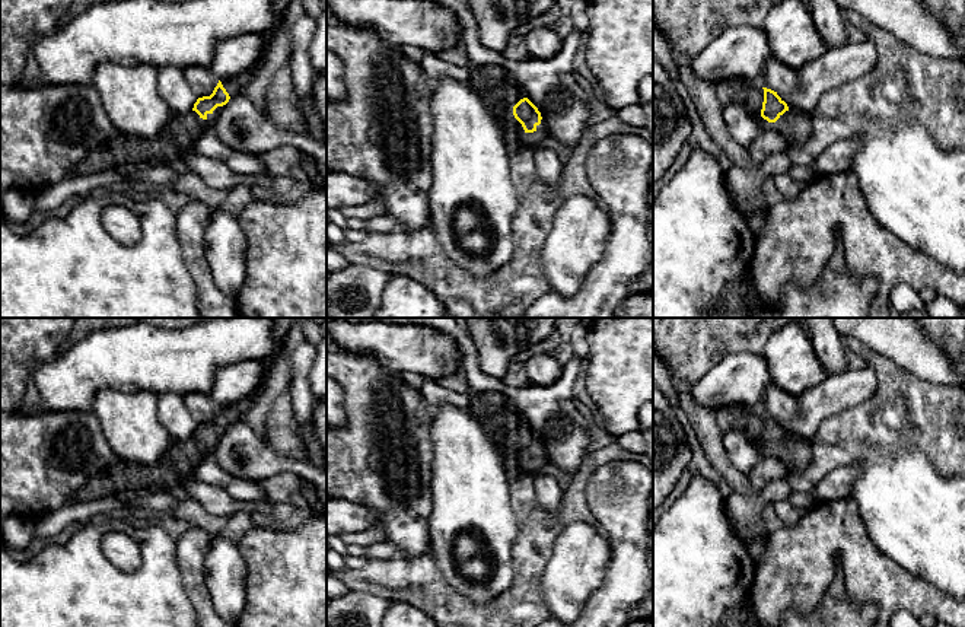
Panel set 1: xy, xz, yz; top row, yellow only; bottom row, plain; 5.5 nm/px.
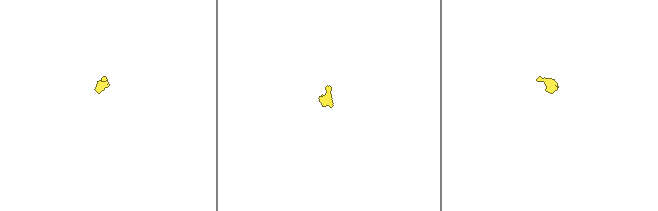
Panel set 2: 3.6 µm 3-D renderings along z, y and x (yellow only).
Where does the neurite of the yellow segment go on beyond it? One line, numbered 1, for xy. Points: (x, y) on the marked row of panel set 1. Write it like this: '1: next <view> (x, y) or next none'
1: next xy (178, 136)

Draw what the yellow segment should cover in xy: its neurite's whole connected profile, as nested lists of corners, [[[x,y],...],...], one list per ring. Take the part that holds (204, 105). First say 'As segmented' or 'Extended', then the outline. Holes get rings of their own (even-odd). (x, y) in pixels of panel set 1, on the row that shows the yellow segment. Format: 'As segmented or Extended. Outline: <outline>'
Extended. Outline: [[[243,71],[219,80],[210,96],[198,98],[191,111],[173,115],[156,139],[149,140],[117,133],[79,162],[70,175],[103,172],[124,162],[169,162],[181,157],[192,149],[194,141],[204,133],[207,115],[241,93],[249,79],[249,71]]]

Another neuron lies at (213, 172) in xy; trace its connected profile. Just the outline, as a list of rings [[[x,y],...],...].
[[[188,150],[181,157],[191,172],[197,174],[213,190],[230,190],[236,185],[248,185],[251,190],[254,187],[270,188],[273,184],[273,176],[270,175],[235,174],[219,159],[211,159],[200,153]]]

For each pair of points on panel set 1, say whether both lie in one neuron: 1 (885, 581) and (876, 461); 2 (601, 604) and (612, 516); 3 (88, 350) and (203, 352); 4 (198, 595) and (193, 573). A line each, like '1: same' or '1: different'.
1: different
2: same
3: same
4: same

